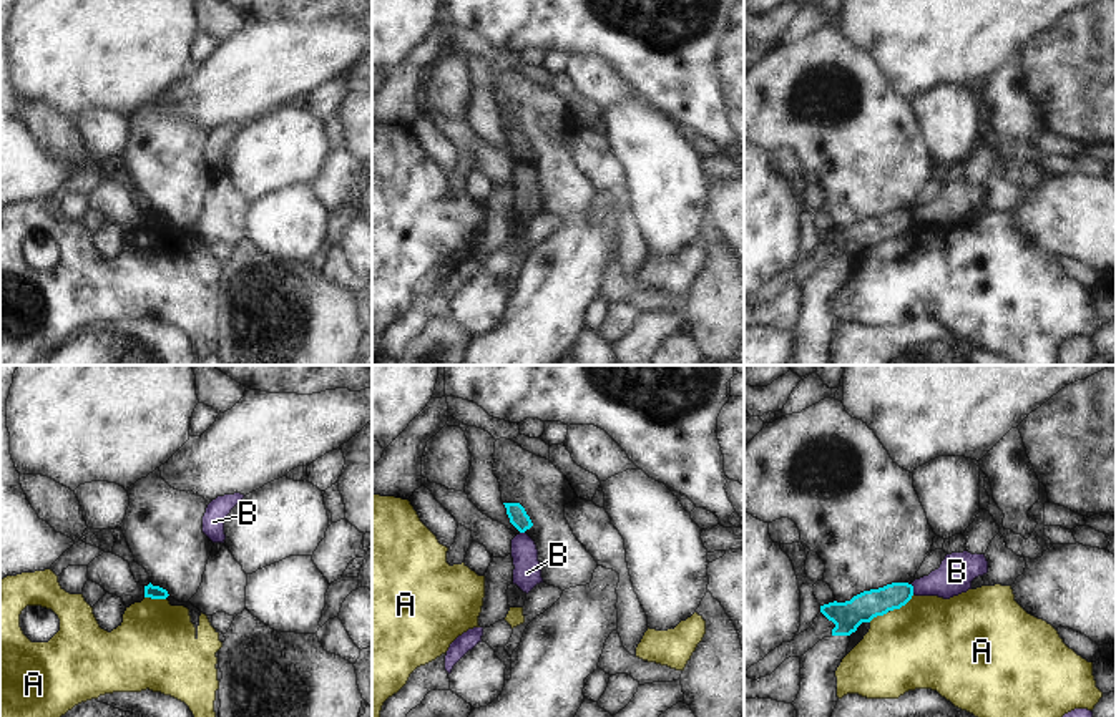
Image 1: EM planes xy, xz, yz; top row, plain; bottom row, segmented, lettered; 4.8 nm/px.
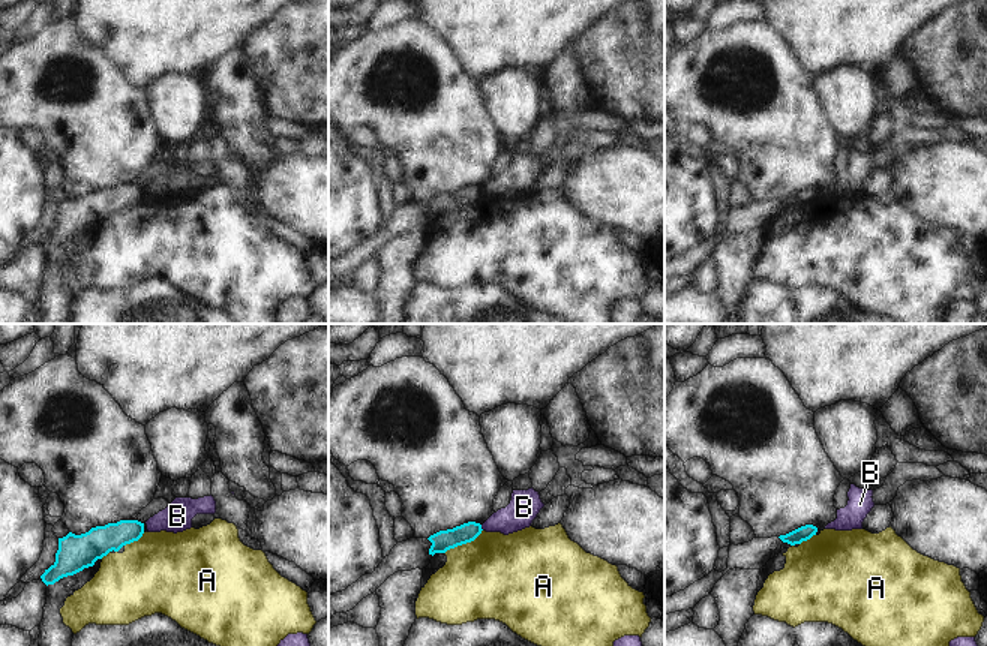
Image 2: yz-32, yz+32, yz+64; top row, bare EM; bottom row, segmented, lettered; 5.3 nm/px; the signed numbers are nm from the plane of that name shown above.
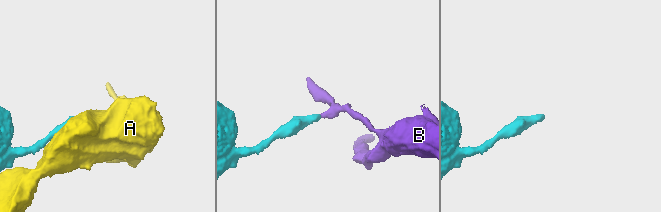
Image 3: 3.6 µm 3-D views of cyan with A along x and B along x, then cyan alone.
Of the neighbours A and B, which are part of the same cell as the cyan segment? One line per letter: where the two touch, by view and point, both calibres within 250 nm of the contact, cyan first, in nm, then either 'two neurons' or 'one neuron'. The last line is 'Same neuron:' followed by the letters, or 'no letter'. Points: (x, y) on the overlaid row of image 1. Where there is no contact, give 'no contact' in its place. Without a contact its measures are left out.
A: yz (902, 604) | 140/440 nm | two neurons
B: yz (912, 590) | 140/170 nm | two neurons
Same neuron: no letter

